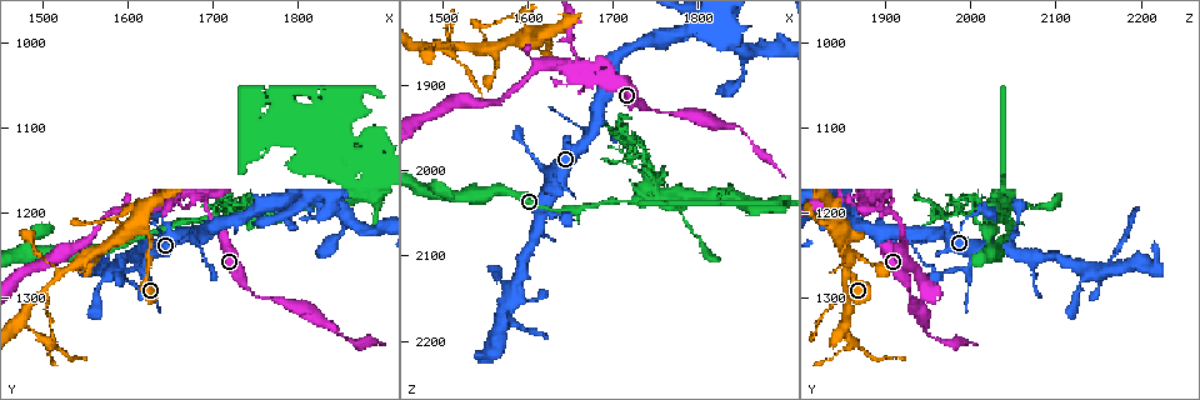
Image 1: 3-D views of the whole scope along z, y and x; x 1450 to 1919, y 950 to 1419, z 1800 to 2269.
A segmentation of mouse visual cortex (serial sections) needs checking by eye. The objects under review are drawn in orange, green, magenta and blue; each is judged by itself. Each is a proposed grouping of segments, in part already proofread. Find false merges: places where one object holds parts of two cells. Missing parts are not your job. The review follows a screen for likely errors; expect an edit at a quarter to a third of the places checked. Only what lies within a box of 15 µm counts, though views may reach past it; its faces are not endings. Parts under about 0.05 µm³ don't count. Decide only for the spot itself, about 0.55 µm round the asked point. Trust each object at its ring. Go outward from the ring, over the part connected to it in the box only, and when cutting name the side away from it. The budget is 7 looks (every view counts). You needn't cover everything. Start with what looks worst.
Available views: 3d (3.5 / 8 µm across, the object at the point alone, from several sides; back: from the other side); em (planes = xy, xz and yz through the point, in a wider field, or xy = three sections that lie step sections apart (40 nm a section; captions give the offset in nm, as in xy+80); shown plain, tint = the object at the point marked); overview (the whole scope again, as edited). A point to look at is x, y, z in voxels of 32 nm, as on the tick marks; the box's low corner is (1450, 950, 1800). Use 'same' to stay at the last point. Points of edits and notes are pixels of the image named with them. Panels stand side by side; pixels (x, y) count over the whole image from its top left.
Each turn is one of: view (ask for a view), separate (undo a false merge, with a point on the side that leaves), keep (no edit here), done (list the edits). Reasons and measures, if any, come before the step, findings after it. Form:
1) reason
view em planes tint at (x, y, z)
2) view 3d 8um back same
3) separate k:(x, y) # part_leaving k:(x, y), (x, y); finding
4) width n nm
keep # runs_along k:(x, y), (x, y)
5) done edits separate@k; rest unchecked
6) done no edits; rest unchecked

arms part here
view 3d 3.5um at (1575, 1255, 2165)

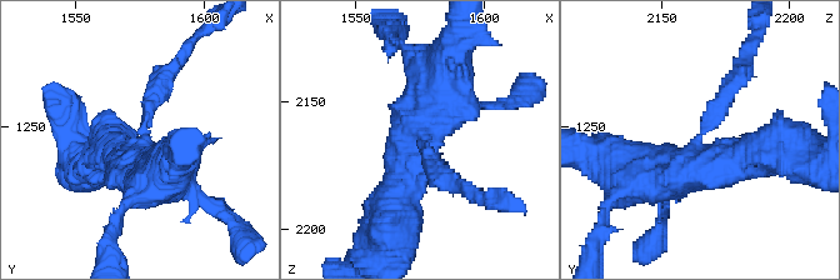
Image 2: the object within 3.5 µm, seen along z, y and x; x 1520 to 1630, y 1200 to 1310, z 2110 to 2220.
now the EM
view em xy step 2 tint at (1576, 1256, 2163)

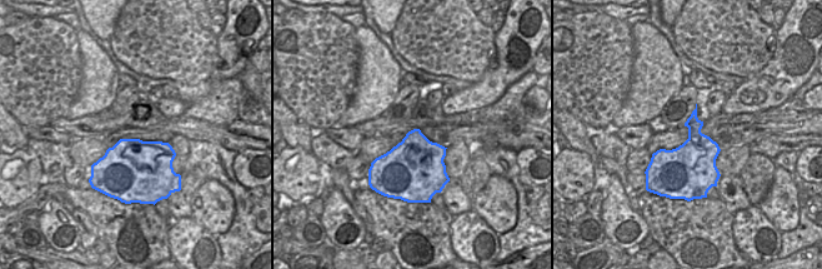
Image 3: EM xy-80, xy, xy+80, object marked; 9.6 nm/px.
cut it another way
view em xy step 1 tint same

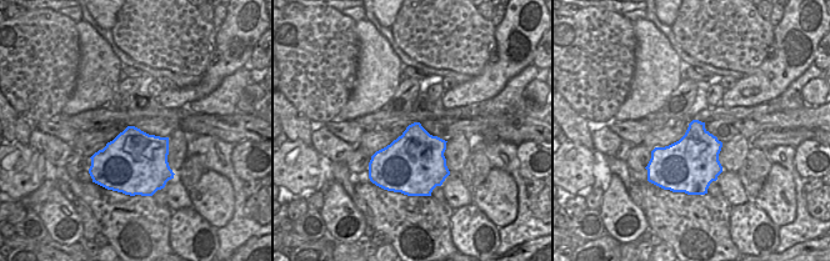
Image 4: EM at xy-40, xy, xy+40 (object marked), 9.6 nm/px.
width 500 nm
keep # runs_along 2:(448, 61), (394, 209); one cell here

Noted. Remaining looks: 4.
three-way junction
view 3d 8um at (1800, 1175, 1835)

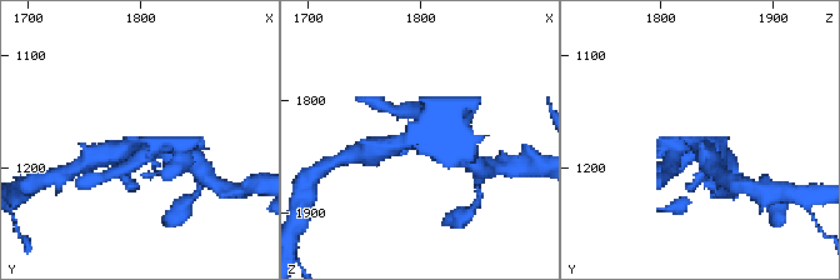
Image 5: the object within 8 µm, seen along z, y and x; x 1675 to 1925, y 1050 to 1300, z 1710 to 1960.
zoom in
view 3d 3.5um at (1800, 1176, 1832)

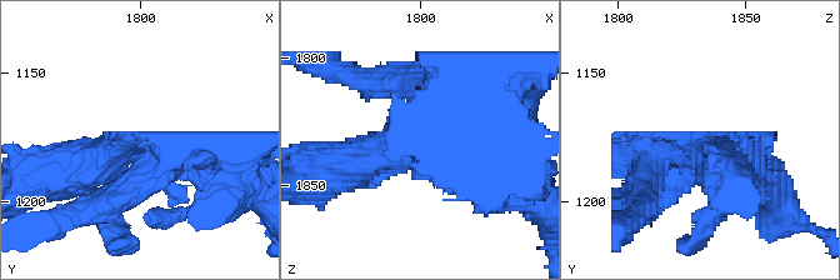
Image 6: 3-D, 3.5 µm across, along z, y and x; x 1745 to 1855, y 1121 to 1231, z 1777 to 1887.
separate 6:(183, 173) # part_leaving 6:(144, 143), (179, 143), (248, 174); two cells meet here

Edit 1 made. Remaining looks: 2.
done edits separate@6; rest unchecked

